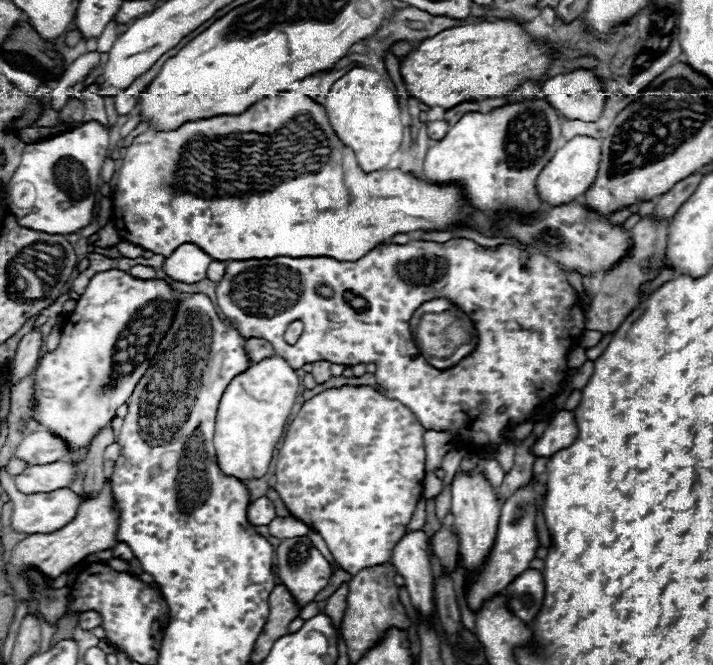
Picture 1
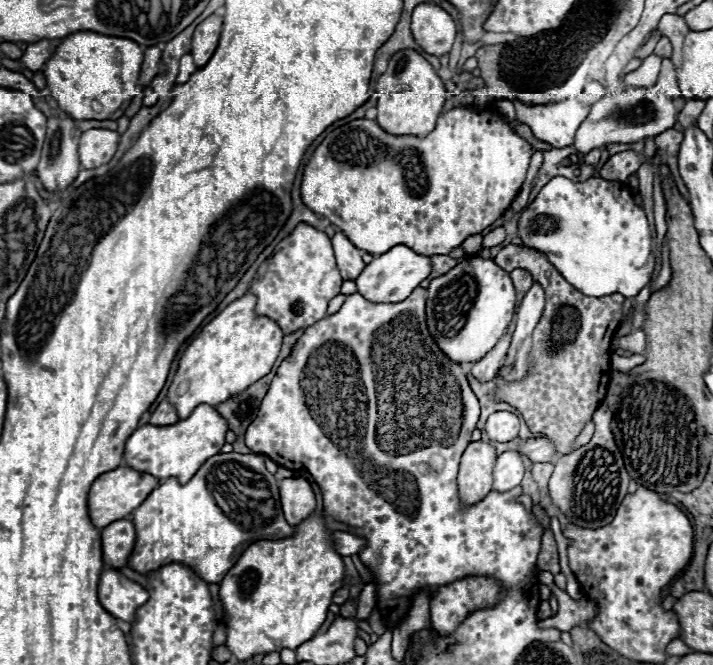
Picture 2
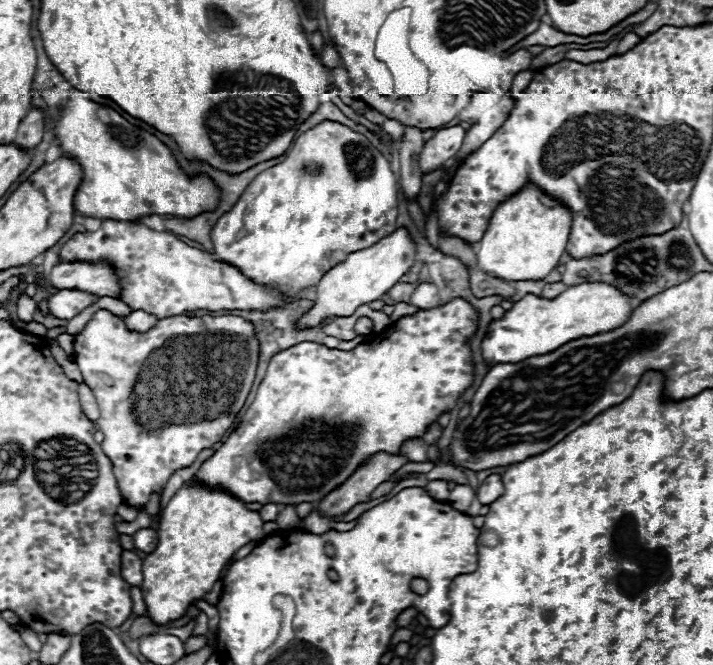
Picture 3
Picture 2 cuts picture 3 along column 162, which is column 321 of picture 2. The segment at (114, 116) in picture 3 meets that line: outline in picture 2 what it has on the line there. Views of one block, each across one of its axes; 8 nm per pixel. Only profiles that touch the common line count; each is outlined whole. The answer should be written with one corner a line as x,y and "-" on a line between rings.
494,102
486,104
484,110
480,108
480,112
476,108
464,108
464,106
458,106
458,108
452,108
452,110
444,112
438,118
436,128
428,136
424,136
424,138
388,134
374,120
354,120
354,122
344,124
338,130
330,132
324,138
324,142
316,148
316,152
312,154
312,158
308,160
308,164
304,168
304,176
302,176
302,200
304,200
304,204
312,212
328,218
334,226
338,226
350,238
350,242
356,248
366,250
370,254
384,254
384,252
388,252
396,244
406,244
406,246
412,246
412,250
416,250
418,254
428,254
428,256
440,256
440,254
444,254
446,256
454,248
458,248
468,236
480,234
484,228
492,226
510,208
510,204
514,202
514,198
518,196
518,192
520,192
520,188
522,188
522,184
526,180
526,172
528,172
532,154
534,154
534,148
524,138
520,138
514,132
514,128
510,126
510,122
502,116
502,112
498,112
498,108
494,106

